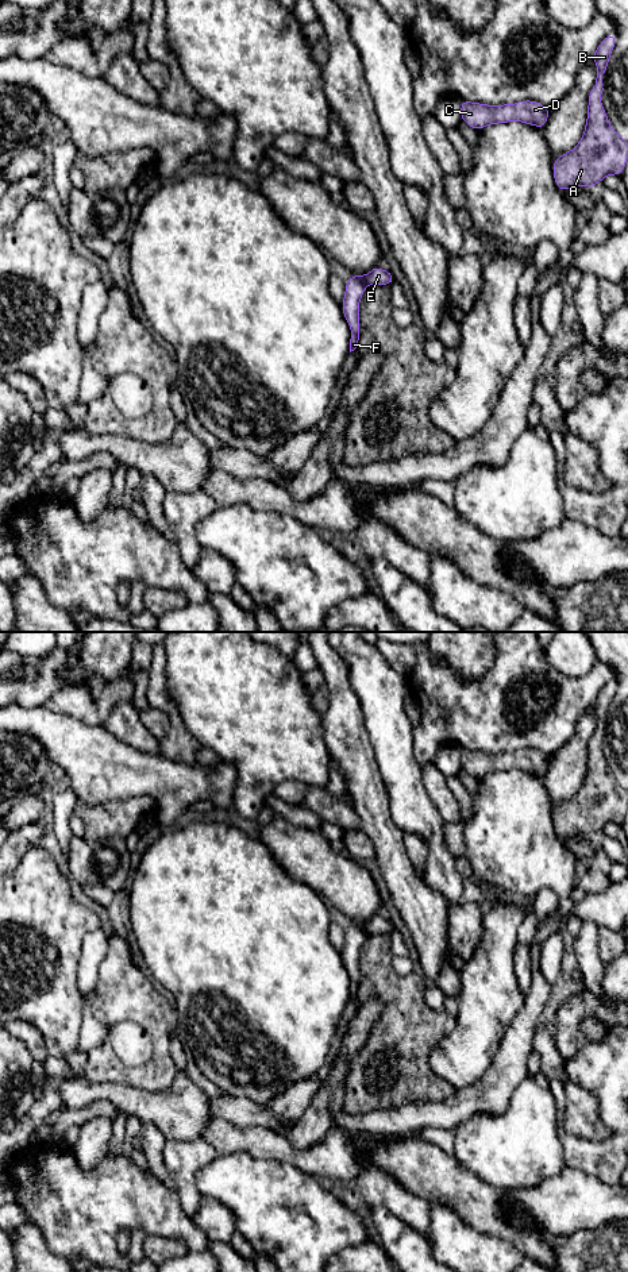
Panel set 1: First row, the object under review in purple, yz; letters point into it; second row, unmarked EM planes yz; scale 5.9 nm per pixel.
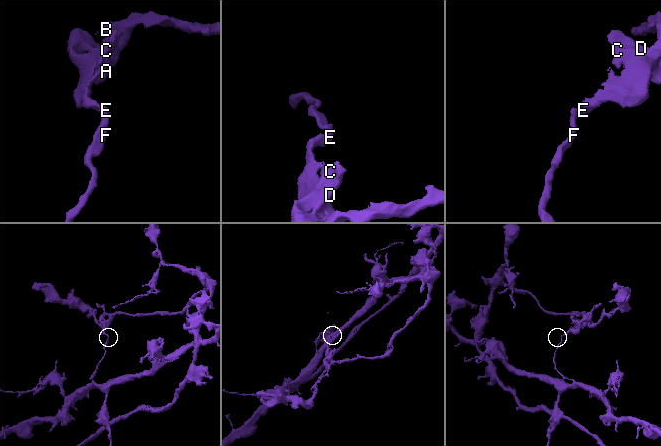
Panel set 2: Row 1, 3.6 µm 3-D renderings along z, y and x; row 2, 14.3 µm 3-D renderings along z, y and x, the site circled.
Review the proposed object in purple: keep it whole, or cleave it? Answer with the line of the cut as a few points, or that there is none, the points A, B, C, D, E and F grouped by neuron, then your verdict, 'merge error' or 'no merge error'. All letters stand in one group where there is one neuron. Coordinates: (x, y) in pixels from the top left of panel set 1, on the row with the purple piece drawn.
yz (366, 277), (365, 284) | A B C D E / F | merge error

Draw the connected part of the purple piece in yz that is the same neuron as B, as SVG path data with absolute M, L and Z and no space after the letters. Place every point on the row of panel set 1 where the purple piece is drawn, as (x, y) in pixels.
M617 34L606 35L596 49L592 59L597 66L597 78L587 97L587 117L578 144L552 163L552 174L559 192L583 186L589 189L608 176L621 177L628 159L628 142L613 128L600 101L602 77L606 74Z

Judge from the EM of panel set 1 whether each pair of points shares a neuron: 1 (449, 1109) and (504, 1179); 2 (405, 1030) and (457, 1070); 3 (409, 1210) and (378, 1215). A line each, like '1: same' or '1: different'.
1: different
2: different
3: different

